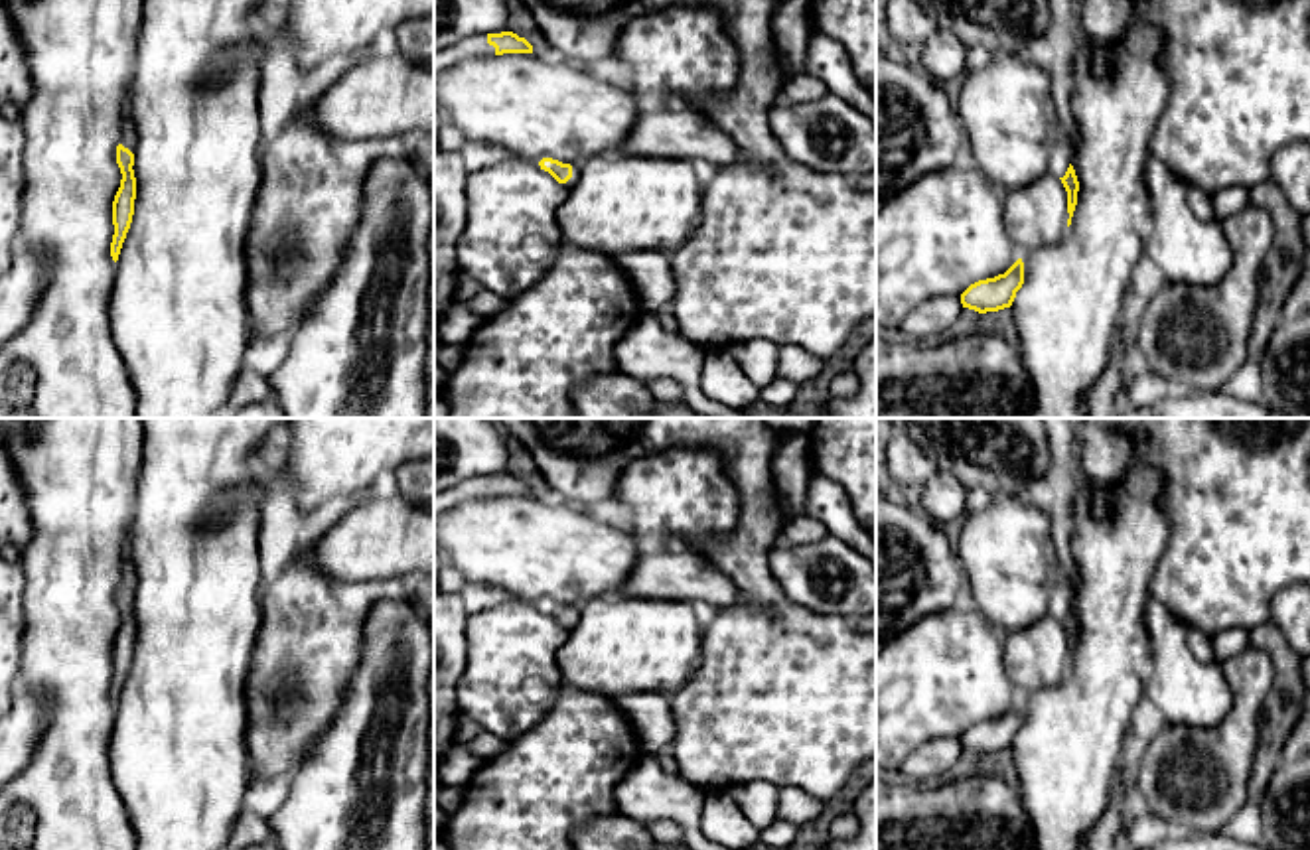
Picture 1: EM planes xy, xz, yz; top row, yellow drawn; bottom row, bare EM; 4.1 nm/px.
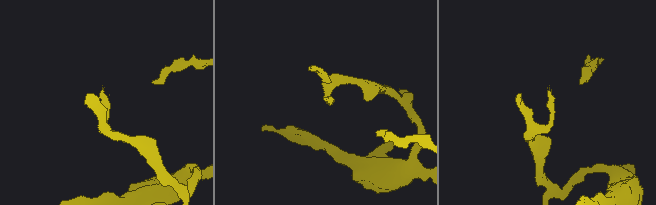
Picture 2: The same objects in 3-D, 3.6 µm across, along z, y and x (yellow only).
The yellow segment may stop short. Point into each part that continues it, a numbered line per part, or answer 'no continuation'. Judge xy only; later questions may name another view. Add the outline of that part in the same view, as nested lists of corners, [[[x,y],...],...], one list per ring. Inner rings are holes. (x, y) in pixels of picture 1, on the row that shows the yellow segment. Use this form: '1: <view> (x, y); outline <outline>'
1: xy (129, 137); outline [[[132,85],[128,87],[126,99],[124,99],[124,132],[122,132],[120,144],[124,148],[128,148],[130,152],[134,152],[134,148],[136,148],[136,132],[134,132],[130,110],[128,110],[130,97],[132,97]]]

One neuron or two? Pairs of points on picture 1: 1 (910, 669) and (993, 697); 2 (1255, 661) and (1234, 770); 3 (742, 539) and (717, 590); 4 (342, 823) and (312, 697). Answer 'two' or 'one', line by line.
1: one
2: one
3: two
4: two

